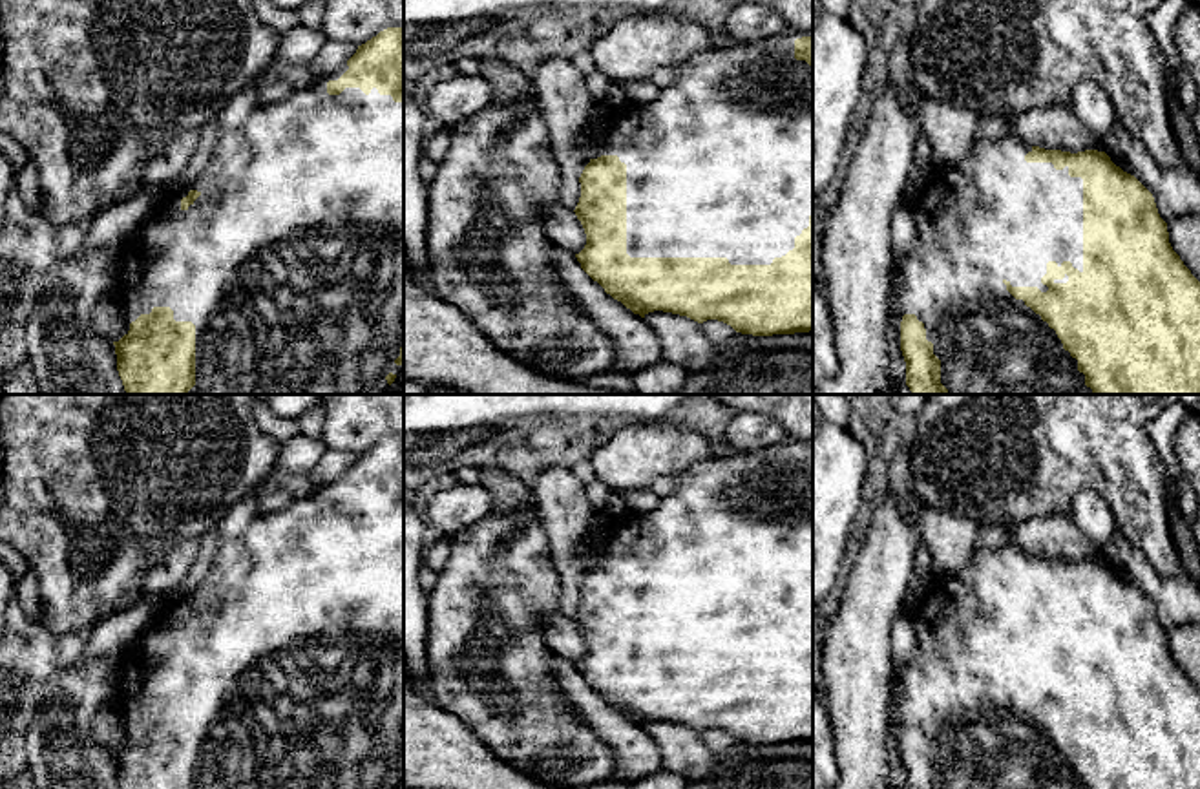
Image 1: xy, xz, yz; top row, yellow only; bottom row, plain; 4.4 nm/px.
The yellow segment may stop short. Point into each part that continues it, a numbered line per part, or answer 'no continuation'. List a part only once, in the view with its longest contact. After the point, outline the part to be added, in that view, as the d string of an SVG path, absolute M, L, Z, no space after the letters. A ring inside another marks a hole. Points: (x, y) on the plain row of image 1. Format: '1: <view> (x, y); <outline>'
1: yz (992, 625); M1008 541L999 548L975 548L955 575L933 579L926 597L910 606L917 650L902 668L895 698L899 747L902 725L915 723L941 769L941 789L1085 789L1056 740L1003 692L1047 701L1041 687L1048 670L1058 676L1070 670L1083 681L1083 588L1070 586L1068 575L1056 579L1052 572L1026 572L1028 561L1032 553Z

